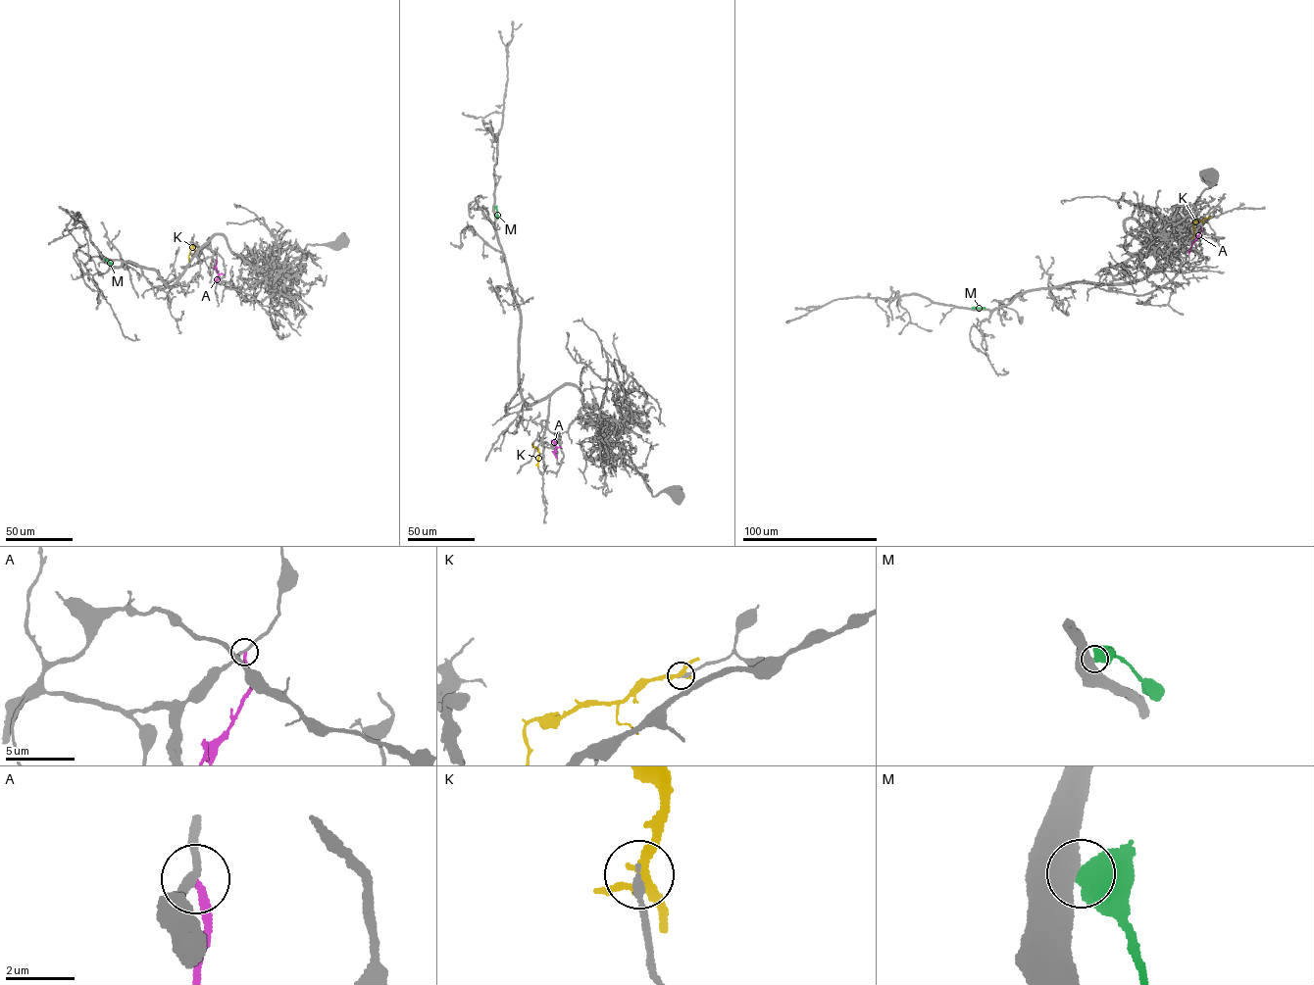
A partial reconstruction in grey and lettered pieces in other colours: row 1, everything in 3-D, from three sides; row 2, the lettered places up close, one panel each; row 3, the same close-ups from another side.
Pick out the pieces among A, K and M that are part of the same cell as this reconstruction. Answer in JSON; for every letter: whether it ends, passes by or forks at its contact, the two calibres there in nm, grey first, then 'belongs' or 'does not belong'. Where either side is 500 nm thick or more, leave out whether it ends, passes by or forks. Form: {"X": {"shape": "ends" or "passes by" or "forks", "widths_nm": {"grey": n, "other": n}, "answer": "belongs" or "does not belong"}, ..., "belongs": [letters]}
{"A": {"shape": "ends", "widths_nm": {"grey": 200, "other": 220}, "answer": "does not belong"}, "K": {"shape": "forks", "widths_nm": {"grey": 240, "other": 240}, "answer": "does not belong"}, "M": {"widths_nm": {"grey": 700, "other": 750}, "answer": "does not belong"}, "belongs": []}

